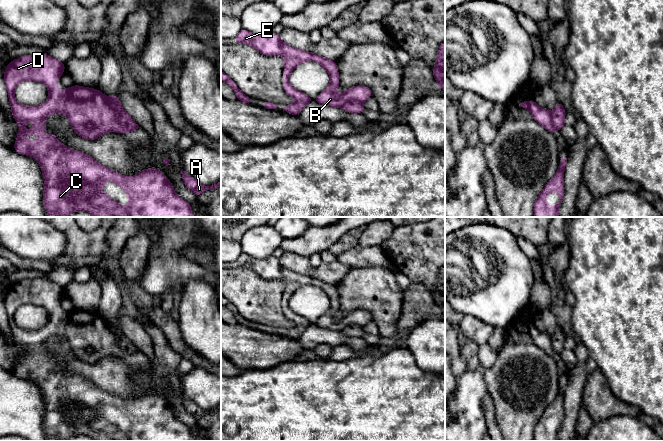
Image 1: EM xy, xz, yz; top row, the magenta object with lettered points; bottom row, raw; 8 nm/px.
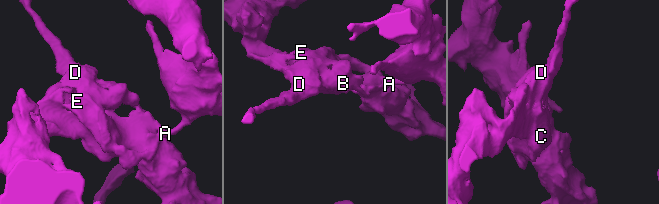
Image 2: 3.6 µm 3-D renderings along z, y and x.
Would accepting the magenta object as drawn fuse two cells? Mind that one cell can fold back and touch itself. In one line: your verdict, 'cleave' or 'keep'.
cleave

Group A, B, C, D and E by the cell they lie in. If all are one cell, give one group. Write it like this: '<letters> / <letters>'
A / B C D E

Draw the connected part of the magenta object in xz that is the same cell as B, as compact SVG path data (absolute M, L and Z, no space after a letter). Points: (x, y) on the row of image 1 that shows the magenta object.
M242 29L234 38L234 43L244 43L253 46L260 53L271 56L280 55L284 57L285 66L283 71L283 86L285 92L296 101L292 105L284 105L283 112L298 116L303 108L313 99L308 95L296 90L289 83L289 76L292 70L299 64L312 61L321 64L330 76L330 83L326 90L321 92L316 99L317 103L331 107L342 107L349 101L364 102L372 96L371 90L367 86L358 85L347 89L340 95L336 95L339 88L339 72L334 60L324 58L318 54L302 51L293 48L282 42L278 33L270 32L265 35L255 35Z

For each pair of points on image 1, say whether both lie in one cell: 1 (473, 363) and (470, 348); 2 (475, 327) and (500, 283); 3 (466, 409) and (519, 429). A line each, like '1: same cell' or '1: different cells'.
1: same cell
2: different cells
3: different cells

